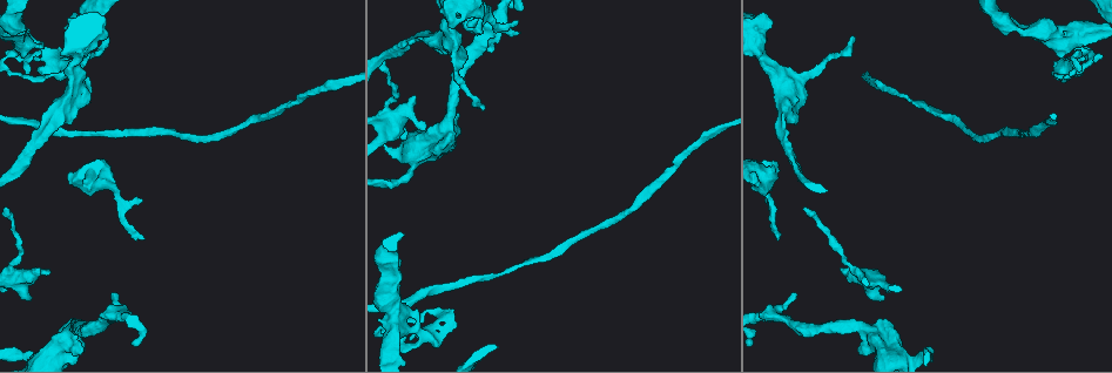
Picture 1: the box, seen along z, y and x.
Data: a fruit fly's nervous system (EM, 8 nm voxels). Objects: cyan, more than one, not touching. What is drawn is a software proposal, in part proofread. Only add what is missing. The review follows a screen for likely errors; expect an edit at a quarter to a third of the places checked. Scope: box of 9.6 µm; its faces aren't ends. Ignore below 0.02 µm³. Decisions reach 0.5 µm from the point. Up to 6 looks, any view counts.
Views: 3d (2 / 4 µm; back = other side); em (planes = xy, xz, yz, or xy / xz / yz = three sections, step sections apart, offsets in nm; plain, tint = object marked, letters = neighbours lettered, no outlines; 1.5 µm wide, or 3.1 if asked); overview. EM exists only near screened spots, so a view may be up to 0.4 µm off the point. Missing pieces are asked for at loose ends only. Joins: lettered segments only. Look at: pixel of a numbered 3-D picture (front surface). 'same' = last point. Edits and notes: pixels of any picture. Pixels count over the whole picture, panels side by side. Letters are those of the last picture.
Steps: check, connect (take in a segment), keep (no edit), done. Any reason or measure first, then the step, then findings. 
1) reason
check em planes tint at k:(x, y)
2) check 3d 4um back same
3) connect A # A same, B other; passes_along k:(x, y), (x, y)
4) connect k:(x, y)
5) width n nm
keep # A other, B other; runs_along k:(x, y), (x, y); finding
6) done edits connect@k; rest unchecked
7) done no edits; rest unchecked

branch stops here
check em planes letters at 1:(142, 236)

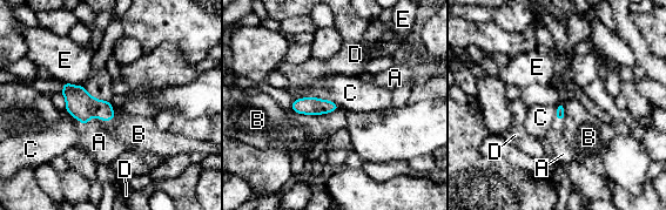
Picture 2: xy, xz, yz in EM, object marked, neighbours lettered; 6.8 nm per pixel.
connect A # A same, B other, C other, D other, E other; it goes on there

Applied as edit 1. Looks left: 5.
an open end
check em xy step 4 letters at 1:(37, 270)

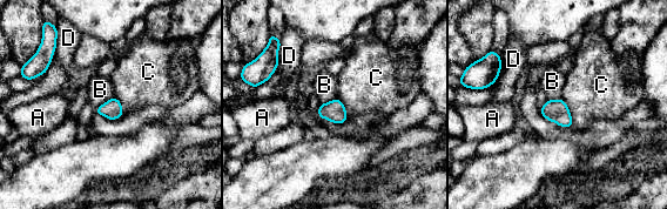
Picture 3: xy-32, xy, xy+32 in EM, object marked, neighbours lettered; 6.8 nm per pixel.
keep # A other, B other, C other, D other; border 3:(114, 96), (94, 110); none of them fits

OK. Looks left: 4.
an open end
check 3d 2um at 1:(851, 37)

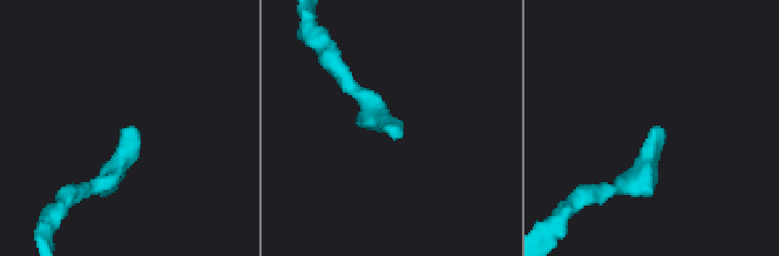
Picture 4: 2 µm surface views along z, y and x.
check em planes letters at 4:(124, 130)

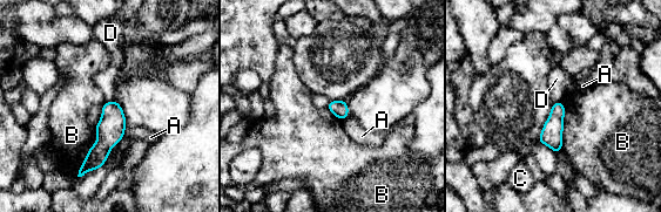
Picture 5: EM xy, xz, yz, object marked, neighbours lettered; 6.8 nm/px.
keep # A other, B other, C other, D other; runs_along 5:(114, 104), (107, 138), (82, 171); none of them fits

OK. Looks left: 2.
done edits connect@2; rest unchecked

